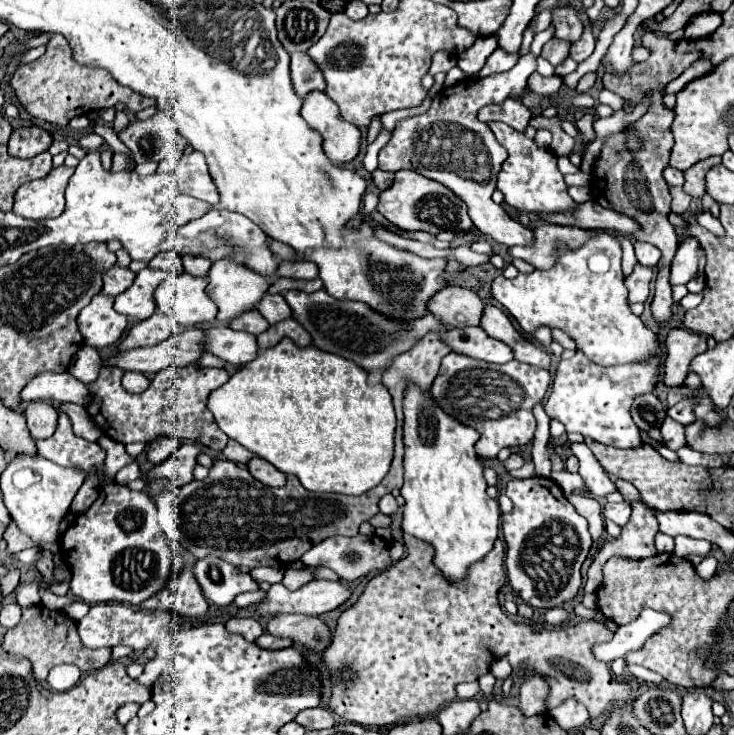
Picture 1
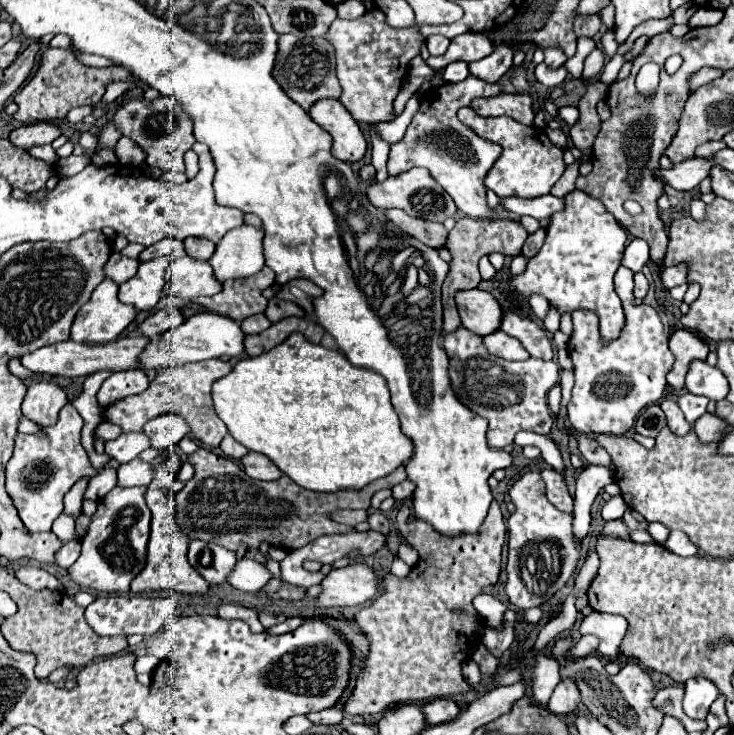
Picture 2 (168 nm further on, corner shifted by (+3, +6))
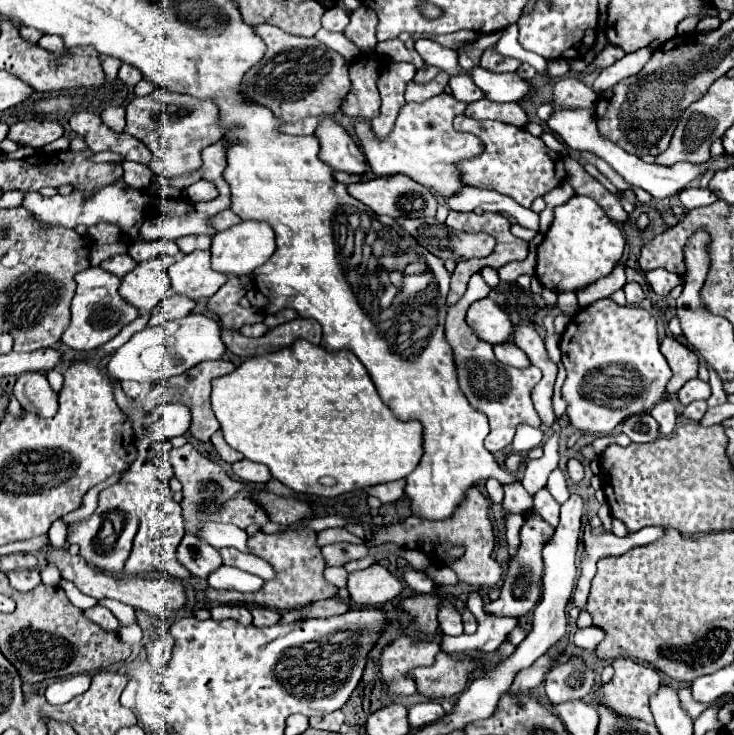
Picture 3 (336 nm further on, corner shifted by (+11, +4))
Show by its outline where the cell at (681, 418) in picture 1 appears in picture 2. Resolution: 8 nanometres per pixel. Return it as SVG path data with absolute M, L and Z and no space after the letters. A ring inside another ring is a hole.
M684 392L680 398L678 398L678 406L680 410L684 412L686 420L690 424L694 424L704 412L706 412L706 406L708 406L708 398L704 396L696 396L696 394L690 394L690 392Z

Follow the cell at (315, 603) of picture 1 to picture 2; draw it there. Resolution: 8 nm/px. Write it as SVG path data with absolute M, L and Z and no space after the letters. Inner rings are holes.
M354 562L346 568L334 568L322 582L324 592L318 598L322 608L330 606L360 606L380 594L376 572L364 562Z

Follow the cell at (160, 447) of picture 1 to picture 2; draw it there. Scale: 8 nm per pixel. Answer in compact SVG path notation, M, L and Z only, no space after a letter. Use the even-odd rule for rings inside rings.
M178 414L156 416L144 426L144 434L150 438L152 448L160 448L160 450L176 446L188 432L190 426L184 424L184 418L180 418Z

